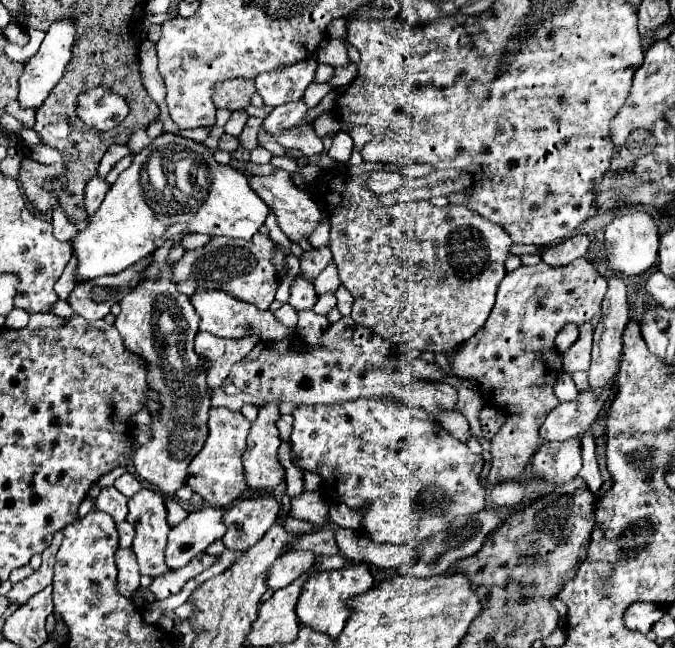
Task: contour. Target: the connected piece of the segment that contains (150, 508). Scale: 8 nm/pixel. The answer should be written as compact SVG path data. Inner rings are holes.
M143 488L133 498L129 498L127 506L129 506L127 522L135 524L135 538L133 538L131 548L135 550L135 556L137 556L139 574L143 574L143 576L165 574L169 568L167 568L167 564L163 560L163 550L165 550L165 544L167 544L169 524L167 524L167 508L165 508L163 498L155 490Z

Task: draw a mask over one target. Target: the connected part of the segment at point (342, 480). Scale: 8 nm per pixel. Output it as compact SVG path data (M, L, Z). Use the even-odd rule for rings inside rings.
M355 400L333 406L299 406L293 412L293 418L295 426L291 442L299 466L319 474L337 502L363 512L359 532L373 542L417 546L443 532L443 528L451 528L451 520L421 520L423 516L475 516L475 512L485 508L487 492L479 482L483 456L473 454L463 442L455 440L447 430L441 430L437 422L413 418L405 404L393 400Z

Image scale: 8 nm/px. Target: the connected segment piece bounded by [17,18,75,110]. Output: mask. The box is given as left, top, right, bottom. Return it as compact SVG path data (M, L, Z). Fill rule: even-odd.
M65 18L65 20L59 20L55 24L51 24L39 52L27 60L25 64L25 70L19 78L19 96L17 96L17 102L21 104L21 108L33 108L37 110L43 100L49 96L49 92L55 88L55 84L61 80L63 72L65 72L65 66L67 62L71 60L71 46L73 46L73 40L75 40L75 24L71 18Z

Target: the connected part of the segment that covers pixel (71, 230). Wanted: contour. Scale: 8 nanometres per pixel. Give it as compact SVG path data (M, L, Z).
M57 208L52 213L52 224L54 237L59 241L69 241L85 228L86 223L72 223L61 208Z

